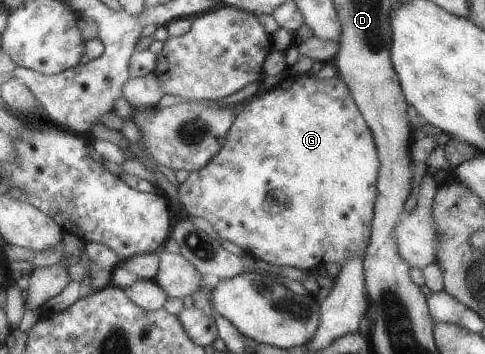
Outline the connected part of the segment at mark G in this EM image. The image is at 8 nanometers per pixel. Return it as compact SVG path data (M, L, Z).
M311 73L295 75L294 82L289 89L279 85L259 91L244 102L230 127L229 135L223 147L215 154L205 167L193 170L187 181L178 187L178 195L183 212L188 216L204 217L204 223L213 227L223 240L239 245L245 253L257 260L263 260L272 266L289 266L297 269L315 271L317 267L327 262L343 265L351 258L364 257L374 218L374 205L377 199L377 182L381 162L377 146L363 114L359 111L350 89L339 75L332 78L318 79Z

